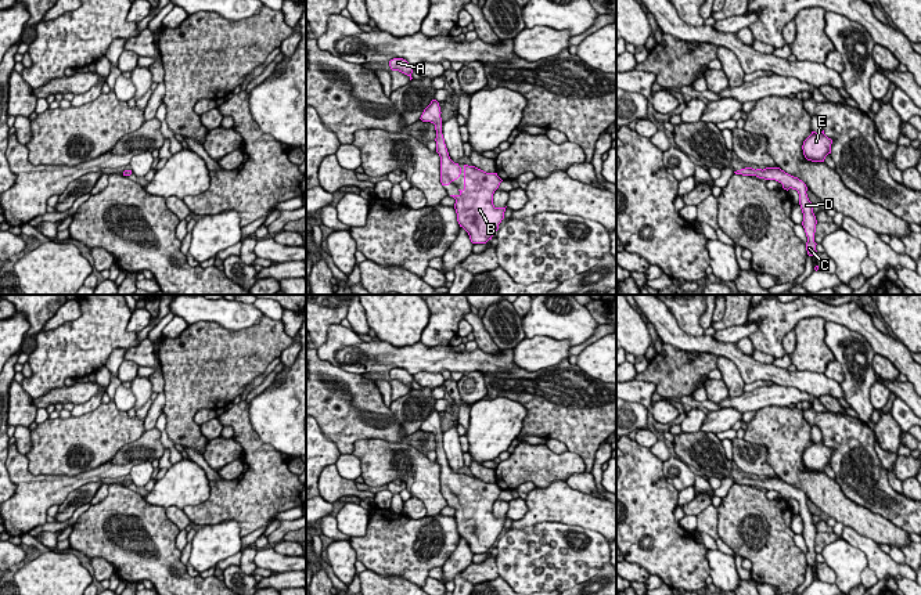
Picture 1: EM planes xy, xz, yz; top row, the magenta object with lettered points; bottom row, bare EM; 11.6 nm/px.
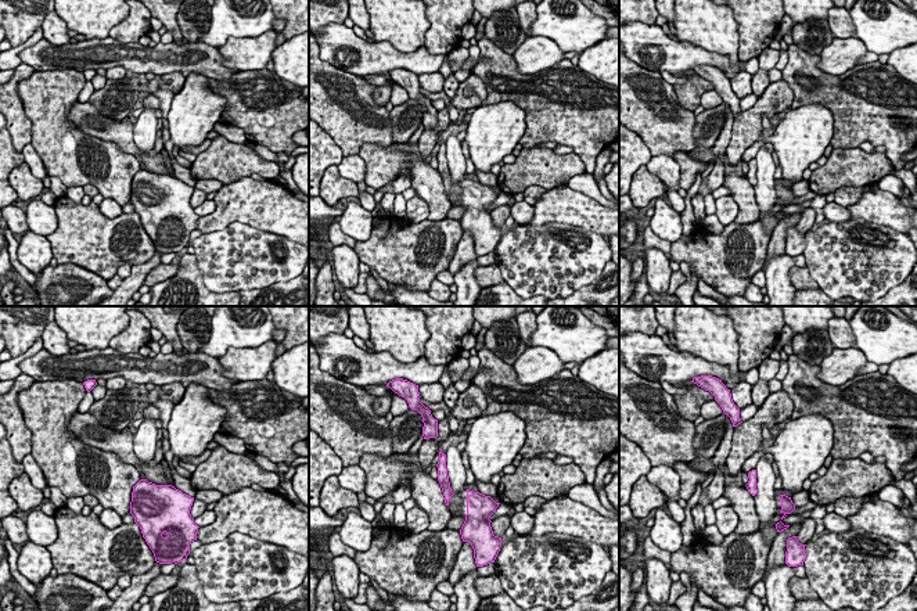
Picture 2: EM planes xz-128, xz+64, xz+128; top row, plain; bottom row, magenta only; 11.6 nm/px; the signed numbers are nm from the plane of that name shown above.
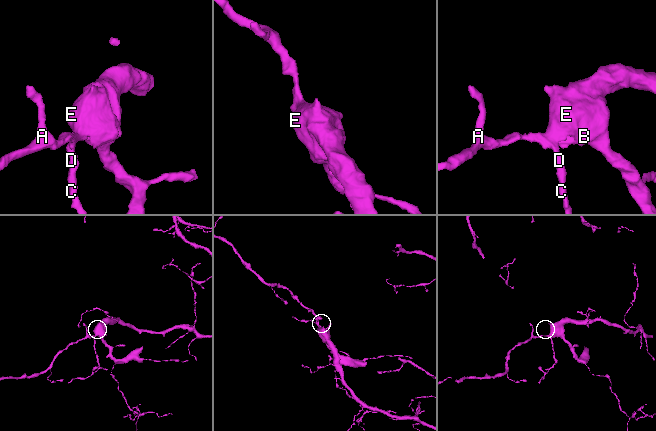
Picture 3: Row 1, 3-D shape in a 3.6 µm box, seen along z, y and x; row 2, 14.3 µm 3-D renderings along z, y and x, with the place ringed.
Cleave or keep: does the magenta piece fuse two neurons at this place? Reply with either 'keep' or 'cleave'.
keep

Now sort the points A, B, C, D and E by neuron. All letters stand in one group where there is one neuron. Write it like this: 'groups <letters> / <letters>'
groups A B C D E

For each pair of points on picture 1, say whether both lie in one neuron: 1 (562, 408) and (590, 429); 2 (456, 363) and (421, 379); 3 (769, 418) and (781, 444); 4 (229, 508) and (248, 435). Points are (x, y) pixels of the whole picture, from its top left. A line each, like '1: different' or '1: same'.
1: same
2: different
3: same
4: same

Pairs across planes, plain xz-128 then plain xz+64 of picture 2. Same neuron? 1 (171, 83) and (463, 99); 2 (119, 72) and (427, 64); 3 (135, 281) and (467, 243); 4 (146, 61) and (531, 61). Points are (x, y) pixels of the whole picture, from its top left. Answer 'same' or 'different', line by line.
1: same
2: different
3: same
4: different

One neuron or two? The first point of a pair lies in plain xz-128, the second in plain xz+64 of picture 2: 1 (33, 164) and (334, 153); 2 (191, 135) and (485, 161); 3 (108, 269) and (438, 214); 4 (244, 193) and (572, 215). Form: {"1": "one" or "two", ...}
{"1": "two", "2": "one", "3": "two", "4": "one"}

